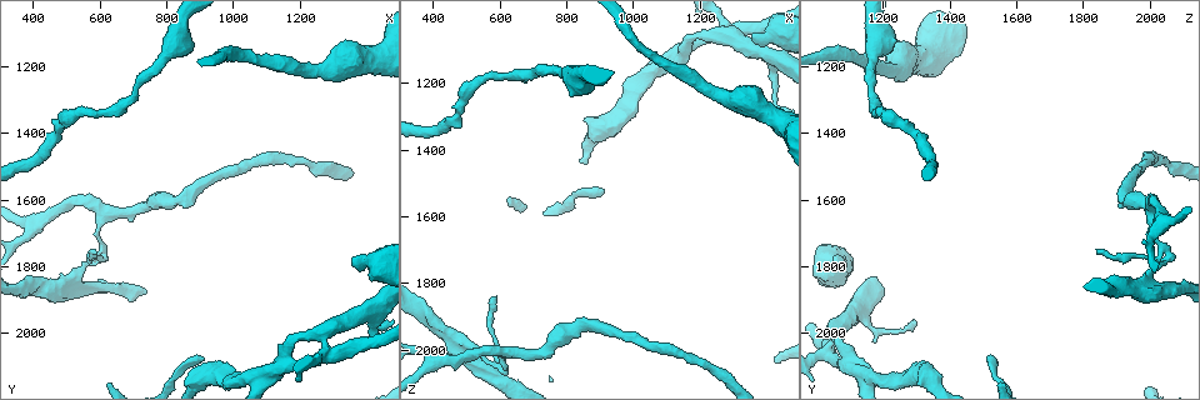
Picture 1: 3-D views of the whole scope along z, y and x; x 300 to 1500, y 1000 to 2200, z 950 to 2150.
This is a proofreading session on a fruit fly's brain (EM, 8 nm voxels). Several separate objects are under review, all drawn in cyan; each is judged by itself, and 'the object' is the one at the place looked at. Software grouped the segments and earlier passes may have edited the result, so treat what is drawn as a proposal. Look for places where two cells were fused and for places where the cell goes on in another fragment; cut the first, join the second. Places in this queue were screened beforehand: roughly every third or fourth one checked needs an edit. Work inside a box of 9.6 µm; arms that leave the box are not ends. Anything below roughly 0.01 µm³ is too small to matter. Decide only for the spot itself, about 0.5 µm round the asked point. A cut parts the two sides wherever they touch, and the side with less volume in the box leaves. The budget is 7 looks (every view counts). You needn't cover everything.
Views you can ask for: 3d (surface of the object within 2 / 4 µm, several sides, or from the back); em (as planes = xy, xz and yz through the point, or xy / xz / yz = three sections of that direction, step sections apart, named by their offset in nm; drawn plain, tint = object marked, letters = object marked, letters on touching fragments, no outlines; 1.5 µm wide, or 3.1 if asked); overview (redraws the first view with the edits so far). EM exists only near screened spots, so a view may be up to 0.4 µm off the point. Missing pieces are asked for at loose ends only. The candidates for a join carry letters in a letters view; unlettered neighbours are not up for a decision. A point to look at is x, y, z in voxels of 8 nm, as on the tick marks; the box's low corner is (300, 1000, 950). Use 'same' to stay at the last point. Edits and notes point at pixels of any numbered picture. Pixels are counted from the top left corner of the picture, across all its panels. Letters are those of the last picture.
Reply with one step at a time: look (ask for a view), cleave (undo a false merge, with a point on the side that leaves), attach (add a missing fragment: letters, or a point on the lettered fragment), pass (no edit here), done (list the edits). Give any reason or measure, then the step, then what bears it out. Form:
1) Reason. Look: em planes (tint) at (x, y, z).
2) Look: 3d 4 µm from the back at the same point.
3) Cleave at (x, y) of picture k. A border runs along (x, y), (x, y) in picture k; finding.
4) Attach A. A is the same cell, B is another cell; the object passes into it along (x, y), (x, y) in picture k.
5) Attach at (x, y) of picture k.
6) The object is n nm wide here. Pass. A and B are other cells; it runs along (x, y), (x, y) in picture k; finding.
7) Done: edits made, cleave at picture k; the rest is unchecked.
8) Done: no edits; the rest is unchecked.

Look: 3d 4 µm at (610, 1630, 2010).

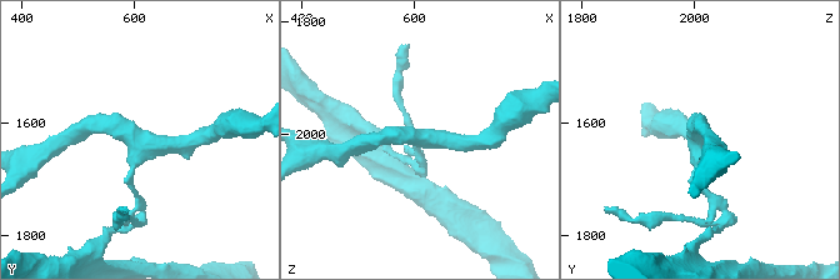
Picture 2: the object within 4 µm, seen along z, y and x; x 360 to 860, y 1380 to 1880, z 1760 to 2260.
Shape alone is not enough. Look: em planes (tint) at (610, 1635, 2005).

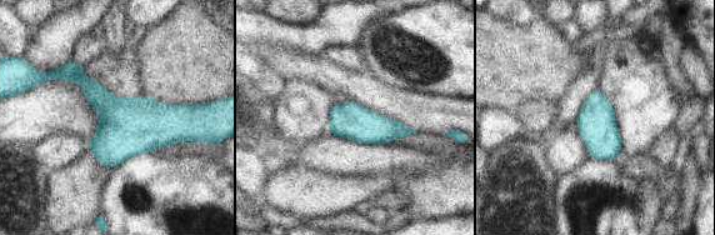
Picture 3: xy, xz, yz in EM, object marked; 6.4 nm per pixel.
Look: em planes (letters) at the same point.

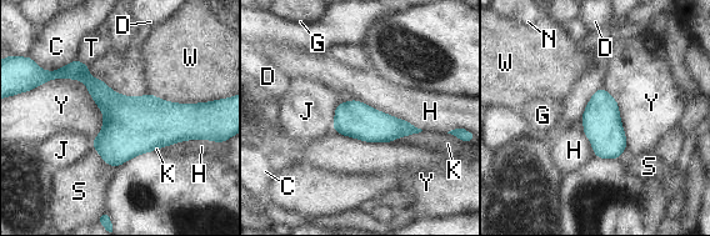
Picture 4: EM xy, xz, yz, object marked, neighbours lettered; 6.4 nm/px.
Pass. C, D, G, H, J, K, N, S, T, W and Y are other cells; a border runs along (43, 81), (85, 84), (93, 141) in picture 4; continuous, no second cell.

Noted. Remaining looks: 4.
Calibre changes. Look: 3d 4 µm at (710, 1280, 1170).

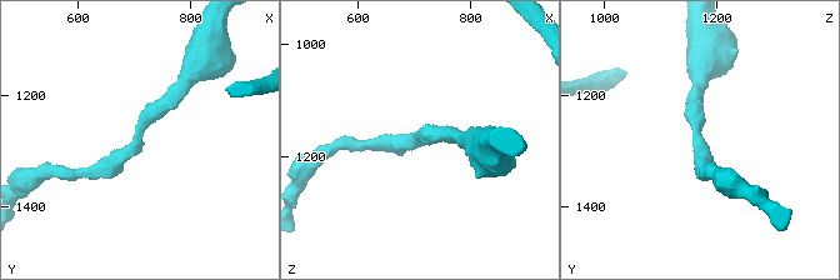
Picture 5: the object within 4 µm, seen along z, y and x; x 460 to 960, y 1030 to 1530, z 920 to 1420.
The arms are 220, 260 nm wide. Look: em 3.1 µm planes (letters) at (710, 1275, 1170).

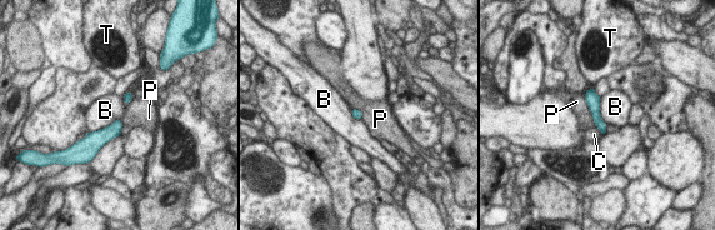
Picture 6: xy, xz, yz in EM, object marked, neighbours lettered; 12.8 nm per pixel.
The longest contact is with B, 460 nm. Pass. B, C, P and T are other cells; continuous, no second cell.

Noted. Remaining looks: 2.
Closes a loop. Look: em xy step 8 (tint) at (1270, 2060, 1050).

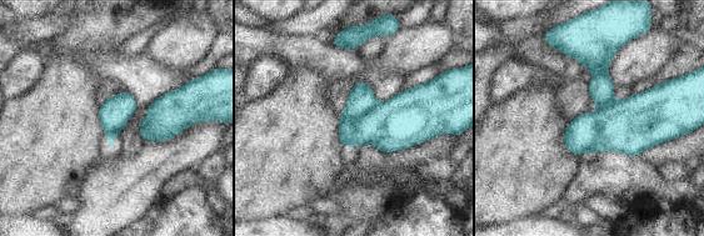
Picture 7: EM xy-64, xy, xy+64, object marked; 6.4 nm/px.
Look: em planes (letters) at the same point.

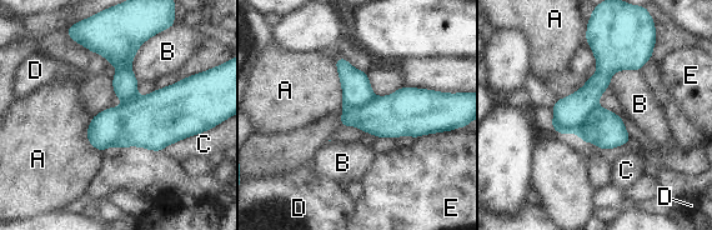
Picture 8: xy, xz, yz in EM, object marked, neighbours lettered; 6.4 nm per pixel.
Cleave at (356, 90) of picture 8. A, B, C, D and E are other cells; the part that leaves runs along (648, 49), (623, 54), (555, 124) in picture 8; two cells meet here.

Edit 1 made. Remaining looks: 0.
Done: edits made, cleave at picture 8; the rest is unchecked.

